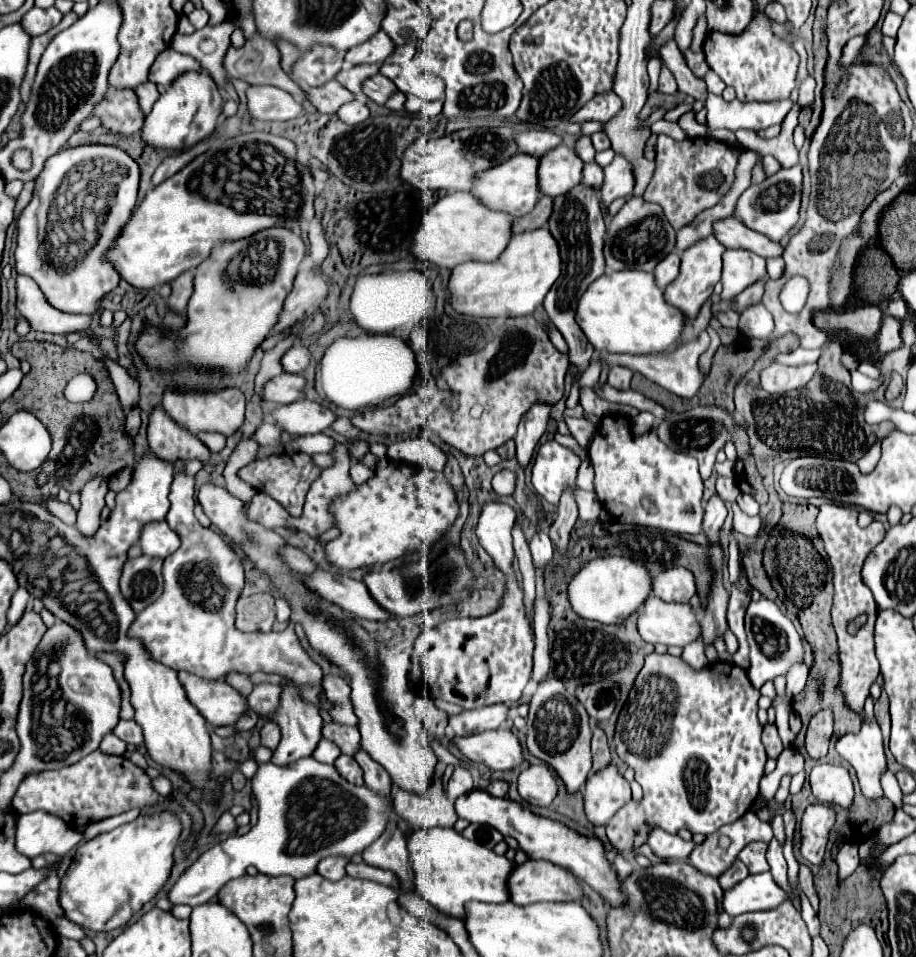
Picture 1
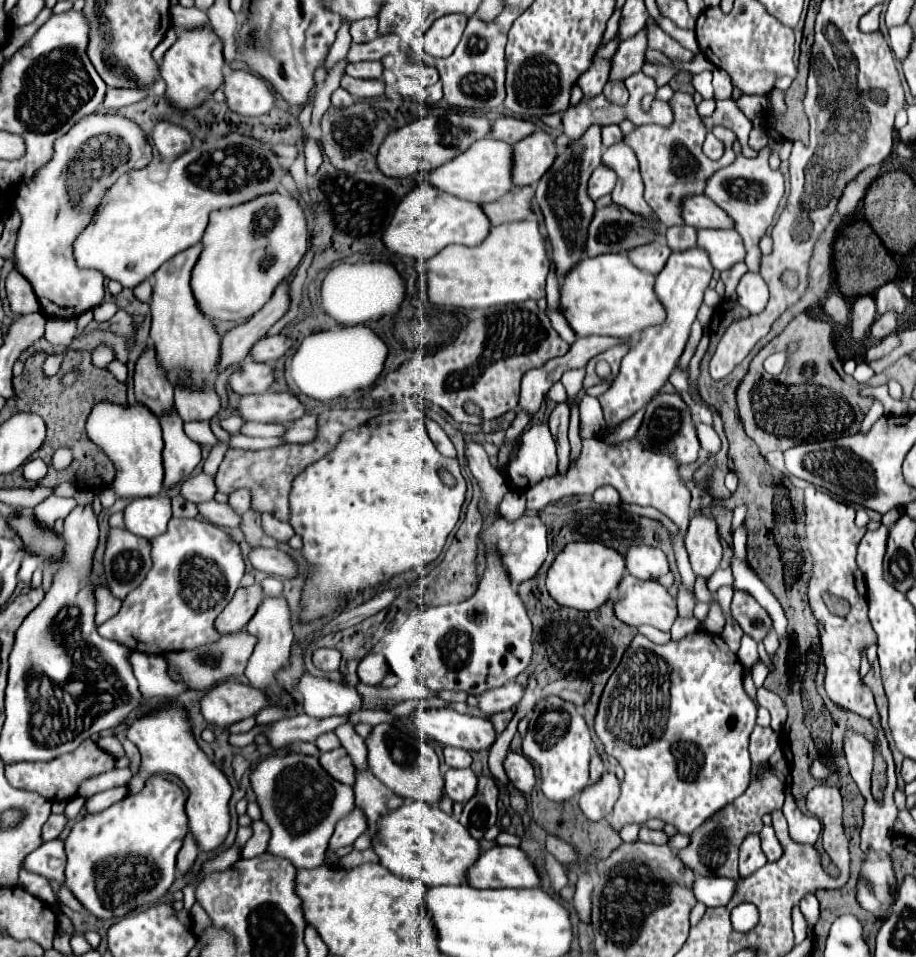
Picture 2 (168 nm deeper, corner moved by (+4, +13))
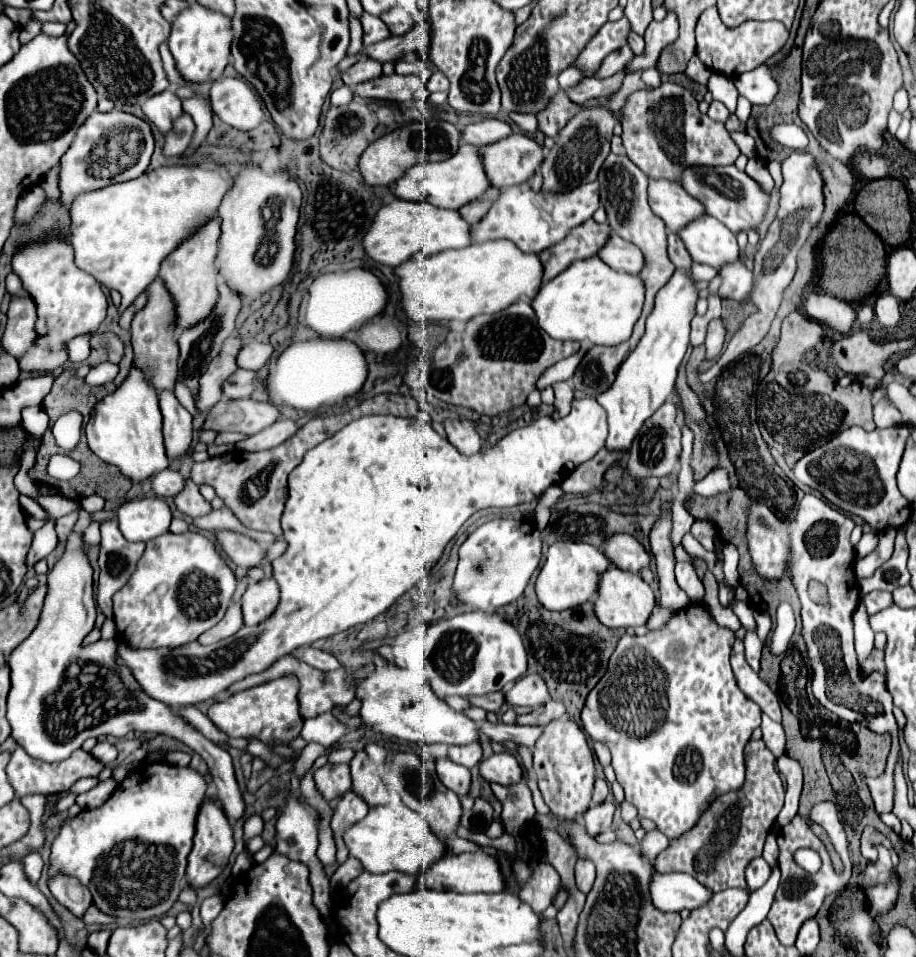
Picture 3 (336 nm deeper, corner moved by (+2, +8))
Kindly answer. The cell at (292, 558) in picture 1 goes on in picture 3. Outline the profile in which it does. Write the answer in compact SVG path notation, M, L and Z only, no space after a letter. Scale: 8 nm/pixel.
M185 480L183 492L179 492L179 496L175 496L173 502L181 514L187 514L191 518L211 512L211 504L203 500L203 496L199 494L199 486L193 484L193 480Z

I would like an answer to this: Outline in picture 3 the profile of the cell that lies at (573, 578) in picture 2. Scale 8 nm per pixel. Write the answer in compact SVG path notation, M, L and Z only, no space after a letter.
M559 540L549 546L547 560L539 570L535 580L535 592L543 608L549 610L567 610L581 606L587 600L593 600L597 594L599 576L609 568L609 560L601 550L591 544L573 542L573 540Z

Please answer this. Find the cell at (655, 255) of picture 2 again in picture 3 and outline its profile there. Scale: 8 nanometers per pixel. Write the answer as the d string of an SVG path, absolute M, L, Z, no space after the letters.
M611 234L607 240L607 246L603 246L597 254L603 262L607 262L611 268L619 270L619 272L627 272L627 274L639 274L643 268L643 254L641 250L619 238L617 234Z

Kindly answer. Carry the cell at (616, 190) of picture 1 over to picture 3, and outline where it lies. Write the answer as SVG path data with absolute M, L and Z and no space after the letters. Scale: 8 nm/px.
M589 182L573 188L567 194L555 194L555 192L533 192L531 184L515 184L511 188L503 188L499 194L499 200L495 200L495 206L491 206L491 212L479 220L479 224L471 226L471 240L475 244L487 242L487 240L499 240L507 238L515 242L515 246L521 252L527 254L539 254L569 234L571 228L583 224L593 216L593 212L599 208L599 184Z

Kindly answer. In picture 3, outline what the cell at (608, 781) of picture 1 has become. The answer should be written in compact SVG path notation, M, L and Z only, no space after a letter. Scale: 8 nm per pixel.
M605 800L599 806L591 806L585 814L583 814L583 824L587 828L589 836L599 836L601 832L611 828L611 820L613 820L613 812L615 812L615 804L613 800Z

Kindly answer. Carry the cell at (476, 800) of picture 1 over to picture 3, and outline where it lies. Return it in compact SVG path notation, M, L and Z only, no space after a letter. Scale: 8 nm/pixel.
M439 758L435 760L435 770L439 780L453 790L457 796L467 796L469 786L471 786L471 774L467 768L451 762L449 758Z

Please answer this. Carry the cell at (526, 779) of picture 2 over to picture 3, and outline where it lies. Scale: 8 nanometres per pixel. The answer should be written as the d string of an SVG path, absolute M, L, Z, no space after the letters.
M509 752L491 754L489 758L483 758L479 764L479 776L487 782L497 782L503 786L521 782L523 768L519 766L517 758Z

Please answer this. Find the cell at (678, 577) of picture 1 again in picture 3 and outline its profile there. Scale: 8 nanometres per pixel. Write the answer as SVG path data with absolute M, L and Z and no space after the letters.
M613 534L603 542L603 554L621 570L639 572L639 568L649 566L649 552L631 534Z

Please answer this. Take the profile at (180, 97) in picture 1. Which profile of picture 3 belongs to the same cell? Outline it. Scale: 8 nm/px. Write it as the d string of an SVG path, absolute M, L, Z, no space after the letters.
M191 2L171 22L169 50L185 80L209 86L217 76L223 74L225 66L229 64L231 40L233 32L231 32L231 20L227 16L223 16L221 12L211 12L209 8L199 6L197 2Z

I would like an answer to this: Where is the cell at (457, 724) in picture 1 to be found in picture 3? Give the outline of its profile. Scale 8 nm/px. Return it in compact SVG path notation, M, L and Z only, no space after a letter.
M523 676L507 692L505 698L511 706L543 706L549 700L547 684L541 676Z

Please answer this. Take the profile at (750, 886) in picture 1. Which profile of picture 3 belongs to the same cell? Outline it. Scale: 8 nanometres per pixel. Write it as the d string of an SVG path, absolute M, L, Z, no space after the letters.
M671 872L651 876L651 904L661 912L679 912L683 908L695 910L711 898L711 892L693 876Z

